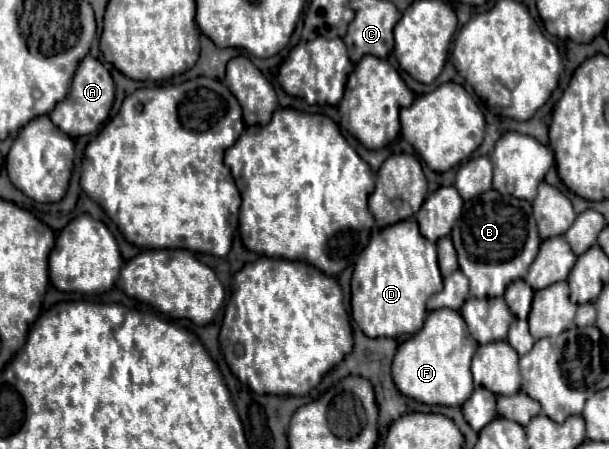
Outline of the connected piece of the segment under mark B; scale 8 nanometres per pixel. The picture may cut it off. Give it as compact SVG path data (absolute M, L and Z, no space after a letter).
M496 189L464 203L462 215L452 229L452 241L460 269L470 279L470 295L476 295L478 299L502 297L508 283L522 279L528 273L528 267L540 247L532 205L510 195L502 195Z

